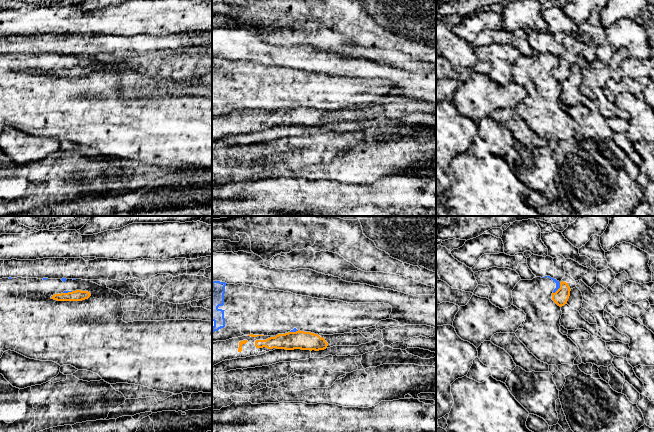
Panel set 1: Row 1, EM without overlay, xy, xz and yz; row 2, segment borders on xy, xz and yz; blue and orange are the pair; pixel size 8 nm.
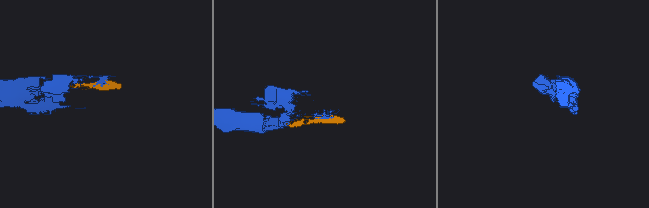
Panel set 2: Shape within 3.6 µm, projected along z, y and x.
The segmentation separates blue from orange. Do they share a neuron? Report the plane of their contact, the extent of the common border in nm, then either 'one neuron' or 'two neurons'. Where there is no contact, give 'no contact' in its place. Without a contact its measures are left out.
contact in yz; length 110 nm; two neurons

